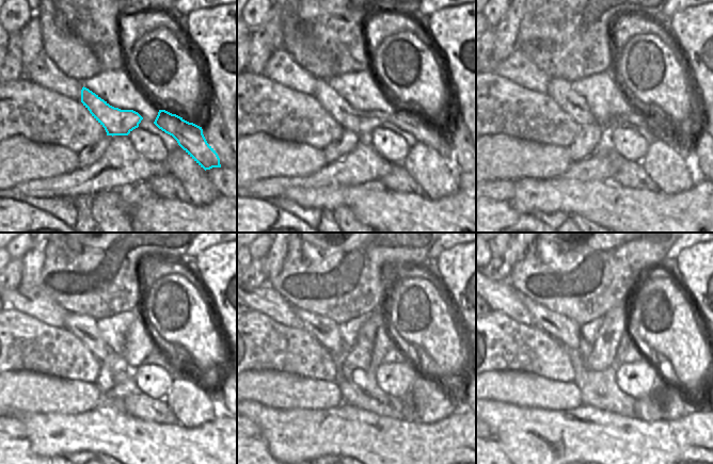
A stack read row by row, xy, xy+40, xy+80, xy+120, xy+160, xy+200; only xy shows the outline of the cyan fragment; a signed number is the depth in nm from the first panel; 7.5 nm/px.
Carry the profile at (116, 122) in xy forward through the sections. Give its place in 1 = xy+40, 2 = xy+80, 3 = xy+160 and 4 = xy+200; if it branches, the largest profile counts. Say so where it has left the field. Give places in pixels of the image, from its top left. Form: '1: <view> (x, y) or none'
1: xy+40 (361, 123)
2: xy+80 (559, 90)
3: xy+160 (325, 330)
4: xy+200 (564, 330)

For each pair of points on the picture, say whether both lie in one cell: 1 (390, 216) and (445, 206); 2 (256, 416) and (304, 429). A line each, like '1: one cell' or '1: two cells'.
1: one cell
2: one cell

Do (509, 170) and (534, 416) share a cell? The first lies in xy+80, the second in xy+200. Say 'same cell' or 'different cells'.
different cells

